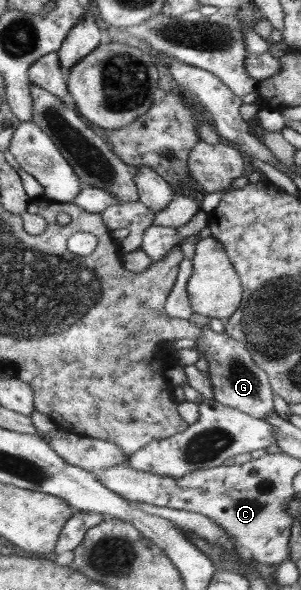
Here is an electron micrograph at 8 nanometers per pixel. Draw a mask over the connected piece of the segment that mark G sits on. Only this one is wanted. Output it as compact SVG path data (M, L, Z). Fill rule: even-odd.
M210 327L199 328L201 335L195 339L199 350L208 362L208 373L214 398L225 406L236 408L253 418L261 419L273 412L273 396L268 374L257 366L251 353L237 340L219 334Z

